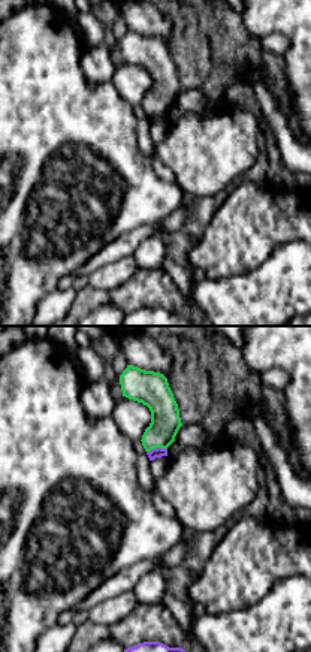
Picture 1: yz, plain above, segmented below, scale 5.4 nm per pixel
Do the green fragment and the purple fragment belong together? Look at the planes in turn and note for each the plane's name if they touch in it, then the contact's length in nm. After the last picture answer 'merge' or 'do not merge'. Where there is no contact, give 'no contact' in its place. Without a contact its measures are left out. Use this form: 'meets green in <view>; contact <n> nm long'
meets green in yz; contact 120 nm long

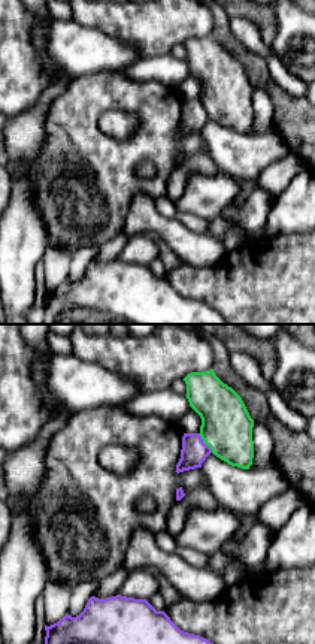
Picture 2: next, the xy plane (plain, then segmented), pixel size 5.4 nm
meets green in xy; contact 130 nm long

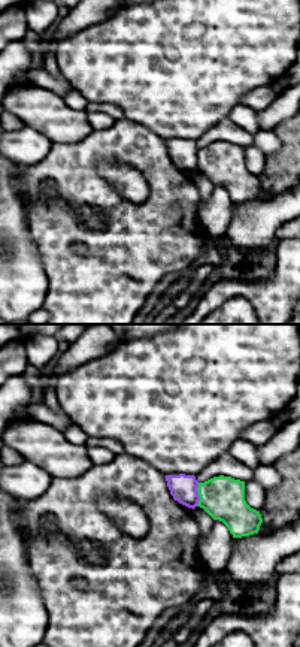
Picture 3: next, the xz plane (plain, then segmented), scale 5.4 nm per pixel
meets green in xz; contact 130 nm long

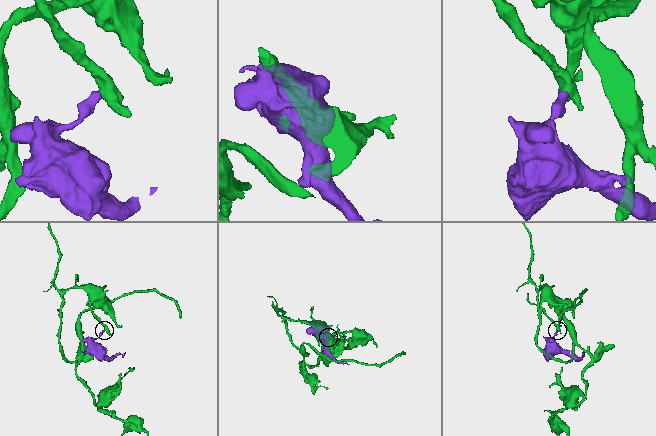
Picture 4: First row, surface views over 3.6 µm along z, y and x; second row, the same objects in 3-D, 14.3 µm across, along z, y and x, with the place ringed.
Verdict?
do not merge

